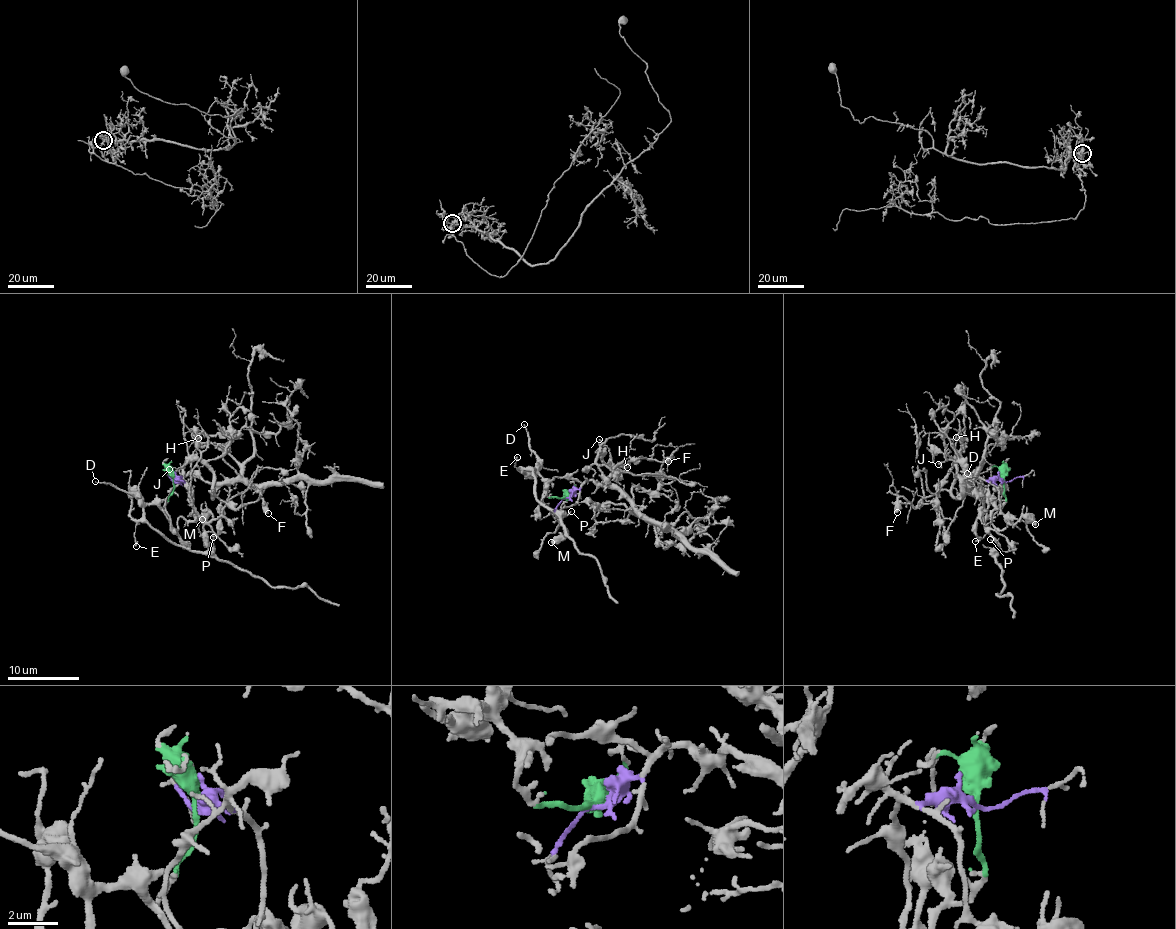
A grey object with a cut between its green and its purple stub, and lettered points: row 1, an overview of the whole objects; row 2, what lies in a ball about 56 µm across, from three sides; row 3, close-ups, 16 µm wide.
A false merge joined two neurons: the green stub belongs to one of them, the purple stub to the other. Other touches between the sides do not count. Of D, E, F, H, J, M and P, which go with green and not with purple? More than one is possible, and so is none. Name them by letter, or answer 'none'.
D, E, M, P

